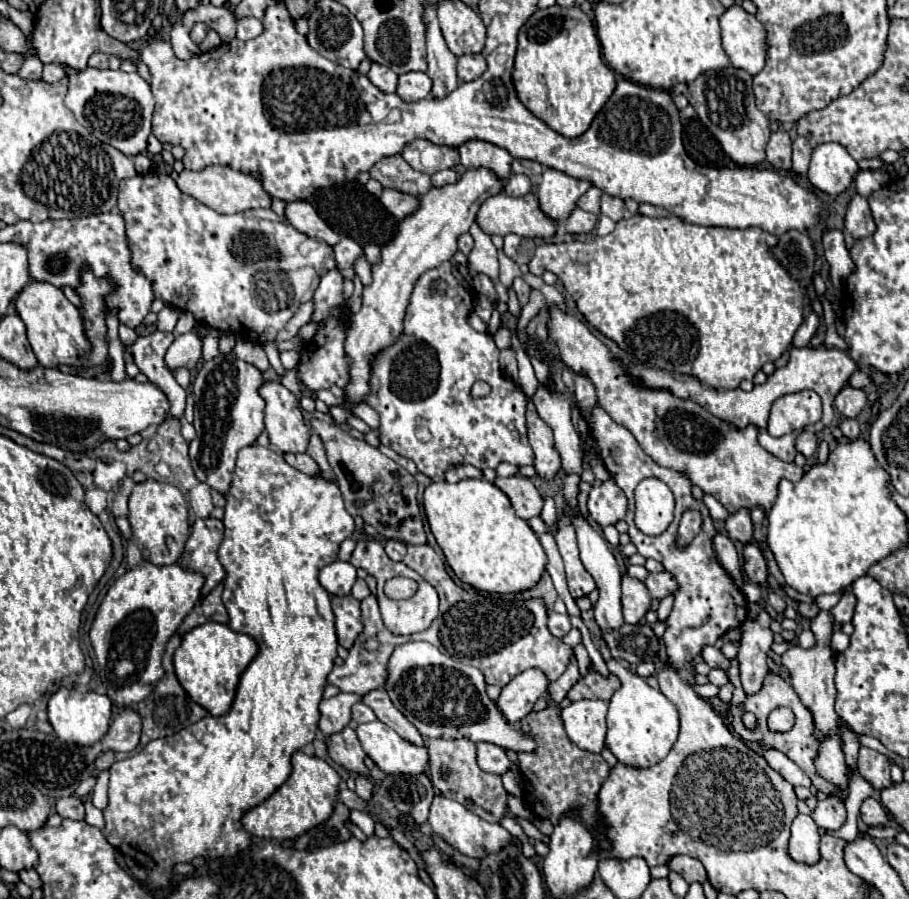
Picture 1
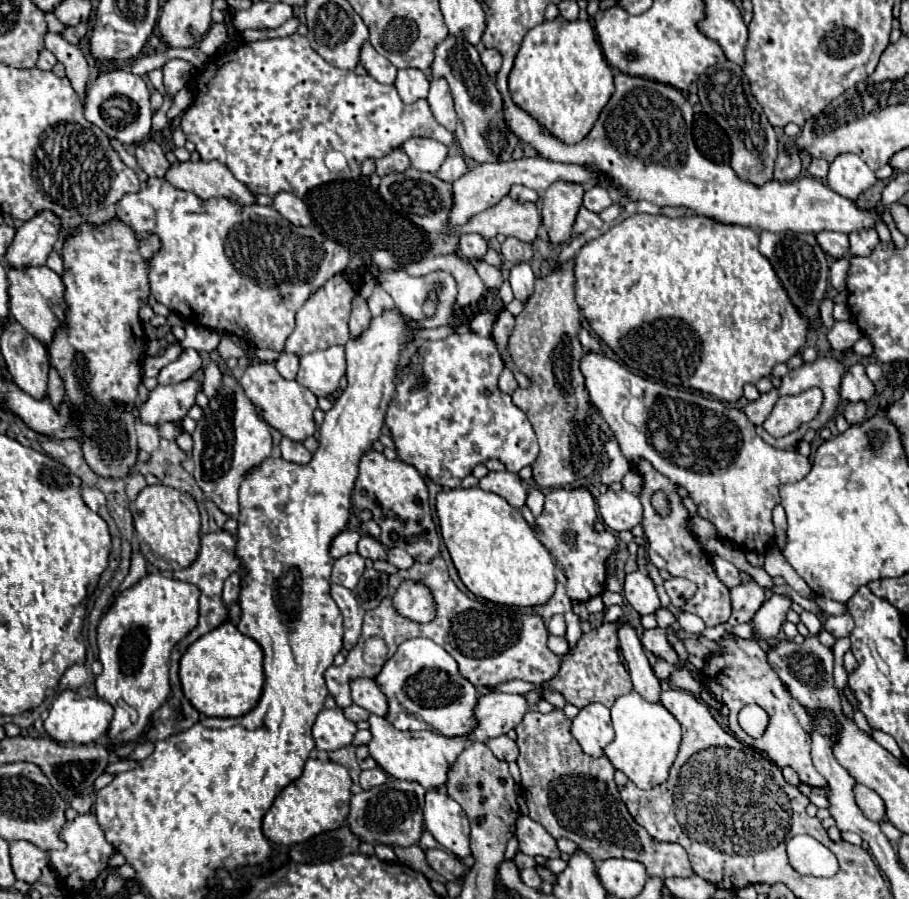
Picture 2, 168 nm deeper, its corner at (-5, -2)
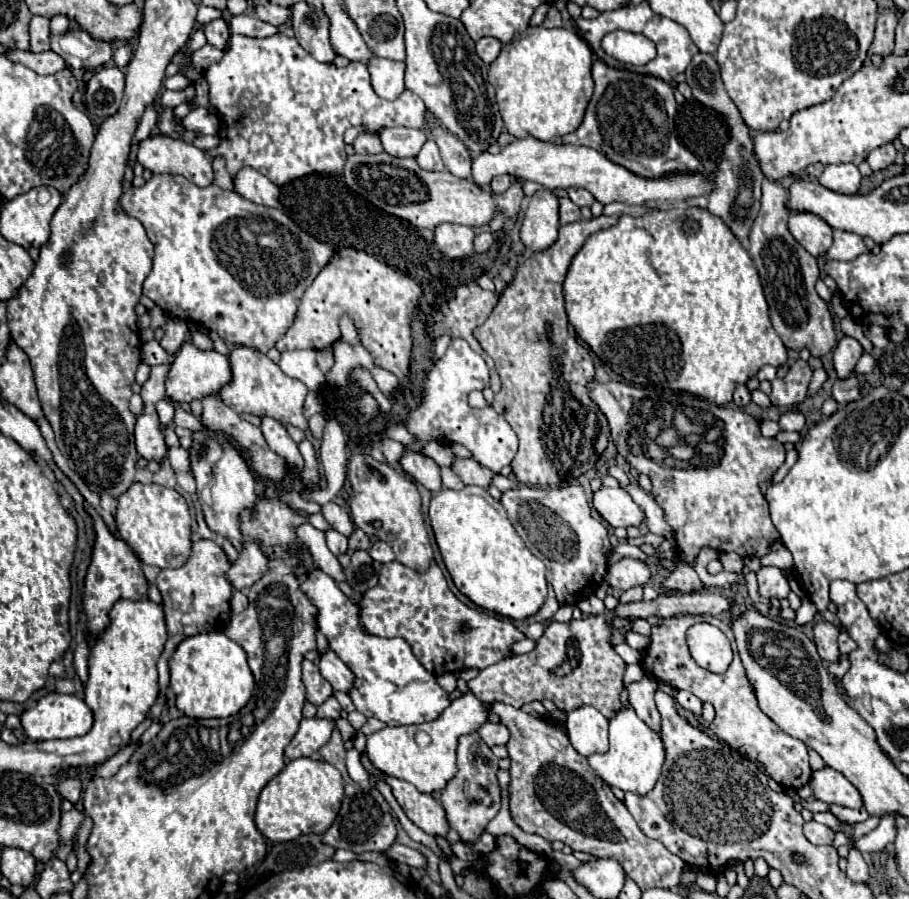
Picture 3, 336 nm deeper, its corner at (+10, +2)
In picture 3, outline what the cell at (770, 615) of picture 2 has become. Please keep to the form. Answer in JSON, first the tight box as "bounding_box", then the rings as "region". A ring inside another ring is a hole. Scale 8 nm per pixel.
{"bounding_box":[758,566,790,600],"region":[[[764,566],[758,570],[758,586],[760,586],[760,594],[764,598],[782,600],[790,592],[790,586],[788,586],[784,572],[776,566]]]}

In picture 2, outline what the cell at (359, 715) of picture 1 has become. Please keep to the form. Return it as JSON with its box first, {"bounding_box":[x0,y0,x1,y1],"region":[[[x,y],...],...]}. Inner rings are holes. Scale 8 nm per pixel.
{"bounding_box":[343,704,369,722],"region":[[[351,704],[351,706],[349,706],[349,708],[345,708],[343,712],[345,712],[345,716],[347,716],[351,722],[369,720],[369,712],[367,712],[367,710],[363,710],[363,708],[359,708],[357,704]]]}

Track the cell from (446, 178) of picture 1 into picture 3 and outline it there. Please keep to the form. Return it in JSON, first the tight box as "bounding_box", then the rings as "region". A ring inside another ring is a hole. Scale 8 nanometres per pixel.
{"bounding_box":[416,138,444,170],"region":[[[432,138],[426,140],[426,144],[422,146],[422,150],[420,150],[418,156],[416,156],[416,162],[418,162],[420,168],[424,168],[424,170],[444,170],[440,152],[438,152],[436,142],[434,142]]]}

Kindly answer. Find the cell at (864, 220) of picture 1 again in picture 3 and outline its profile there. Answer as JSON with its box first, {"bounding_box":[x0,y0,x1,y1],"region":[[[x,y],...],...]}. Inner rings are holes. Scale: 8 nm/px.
{"bounding_box":[826,230,866,262],"region":[[[834,230],[834,244],[830,246],[826,256],[830,260],[848,262],[864,252],[866,252],[866,244],[864,244],[862,236],[852,234],[852,232],[844,232],[844,230]]]}

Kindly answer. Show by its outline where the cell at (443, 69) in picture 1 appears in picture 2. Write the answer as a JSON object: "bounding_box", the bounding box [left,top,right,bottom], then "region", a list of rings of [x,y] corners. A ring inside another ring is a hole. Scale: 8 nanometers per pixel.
{"bounding_box":[427,78,457,132],"region":[[[443,78],[431,80],[431,90],[429,90],[427,102],[431,106],[435,120],[439,124],[443,124],[445,128],[449,128],[451,132],[455,132],[457,116],[455,116],[455,110],[453,110],[453,100],[451,100],[451,92],[447,88],[447,80],[443,80]]]}

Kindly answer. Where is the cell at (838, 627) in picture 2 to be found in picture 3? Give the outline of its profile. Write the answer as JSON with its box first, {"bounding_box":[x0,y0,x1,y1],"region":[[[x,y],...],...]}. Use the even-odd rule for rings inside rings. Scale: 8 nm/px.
{"bounding_box":[814,620,840,662],"region":[[[818,620],[814,626],[814,642],[818,646],[818,654],[824,662],[838,662],[840,660],[840,650],[836,644],[838,638],[838,628],[830,622]]]}

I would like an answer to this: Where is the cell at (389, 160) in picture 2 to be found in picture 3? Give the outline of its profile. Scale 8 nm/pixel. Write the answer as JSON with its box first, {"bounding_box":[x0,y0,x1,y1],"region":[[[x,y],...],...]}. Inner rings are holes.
{"bounding_box":[352,132,382,154],"region":[[[360,132],[360,134],[356,136],[356,140],[354,140],[352,146],[354,146],[354,150],[356,150],[358,154],[362,154],[362,150],[368,152],[368,154],[380,154],[380,152],[382,152],[380,138],[378,138],[376,134],[370,134],[370,132]]]}

